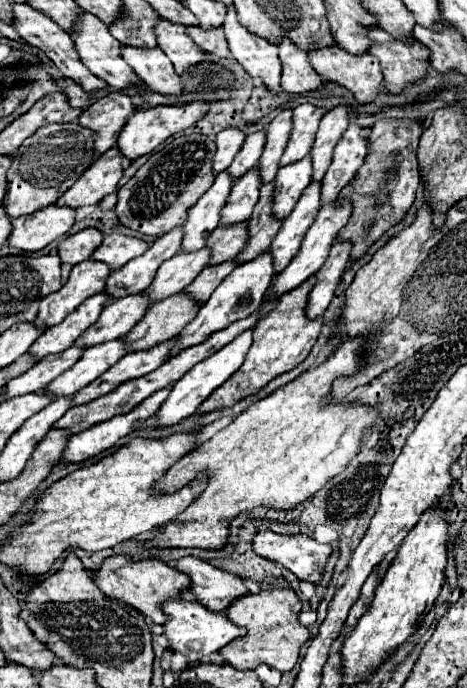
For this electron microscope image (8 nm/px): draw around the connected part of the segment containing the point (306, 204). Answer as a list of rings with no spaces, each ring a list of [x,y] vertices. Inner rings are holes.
[[[310,183],[292,213],[282,221],[280,231],[276,233],[270,255],[274,263],[274,273],[284,271],[298,253],[298,247],[302,243],[302,235],[306,235],[310,223],[314,223],[314,215],[318,215],[320,209],[320,183]]]

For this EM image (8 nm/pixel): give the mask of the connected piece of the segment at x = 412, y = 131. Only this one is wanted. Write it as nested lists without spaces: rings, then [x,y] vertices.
[[[382,119],[378,121],[370,135],[370,147],[368,155],[364,159],[364,165],[356,171],[356,177],[350,185],[346,185],[340,191],[338,199],[348,199],[352,203],[352,215],[338,231],[338,241],[350,241],[352,251],[350,251],[350,261],[354,263],[356,259],[364,257],[372,243],[376,243],[390,227],[400,223],[408,209],[412,207],[416,199],[416,189],[420,185],[420,171],[418,171],[418,161],[416,161],[416,149],[418,149],[418,139],[422,135],[422,125],[420,123],[406,123],[400,119]]]

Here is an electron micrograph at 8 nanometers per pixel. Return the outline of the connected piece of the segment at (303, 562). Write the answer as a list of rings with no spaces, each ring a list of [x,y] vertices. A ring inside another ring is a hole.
[[[260,531],[254,537],[254,551],[260,557],[284,565],[300,581],[318,585],[332,547],[320,545],[306,535],[278,535],[272,531]]]

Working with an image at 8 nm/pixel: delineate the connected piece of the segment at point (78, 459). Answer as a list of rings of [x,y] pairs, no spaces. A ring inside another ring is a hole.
[[[170,387],[150,395],[146,401],[142,401],[136,407],[136,411],[118,415],[106,423],[98,423],[92,427],[92,431],[82,431],[82,435],[74,435],[68,441],[66,449],[62,451],[60,463],[66,463],[66,465],[82,463],[82,461],[92,459],[92,457],[100,455],[102,451],[114,447],[122,437],[140,429],[144,425],[144,421],[160,409],[160,405],[168,397],[168,393],[170,393]]]

